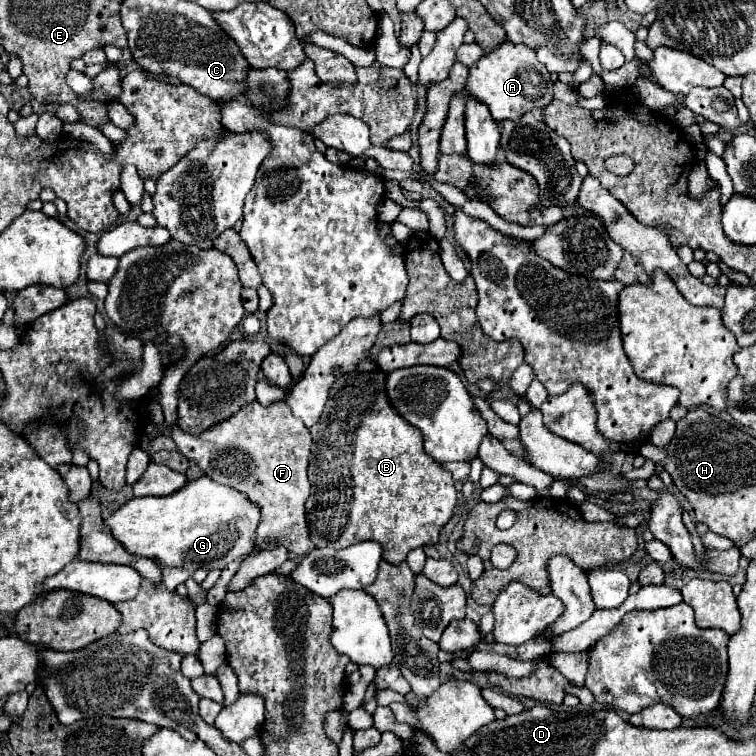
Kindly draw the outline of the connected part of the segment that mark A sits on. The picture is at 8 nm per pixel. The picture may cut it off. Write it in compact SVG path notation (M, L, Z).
M505 41L495 51L481 57L469 69L465 93L483 101L489 107L495 121L503 121L503 119L515 121L527 111L531 111L533 107L543 109L545 105L549 105L553 99L553 85L549 79L549 71L545 69L543 63L537 61L533 49Z

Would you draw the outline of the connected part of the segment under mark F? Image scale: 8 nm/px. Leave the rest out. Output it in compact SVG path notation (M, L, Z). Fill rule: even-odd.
M257 401L243 405L227 421L215 425L199 437L187 435L175 423L153 423L143 425L145 435L169 435L177 449L185 457L199 463L199 467L221 485L229 485L245 493L253 503L261 507L261 521L257 527L255 551L275 549L279 545L287 547L291 553L303 555L315 549L309 541L307 521L305 521L305 501L309 497L307 479L307 457L311 435L301 419L293 417L285 403L275 403L269 407Z

